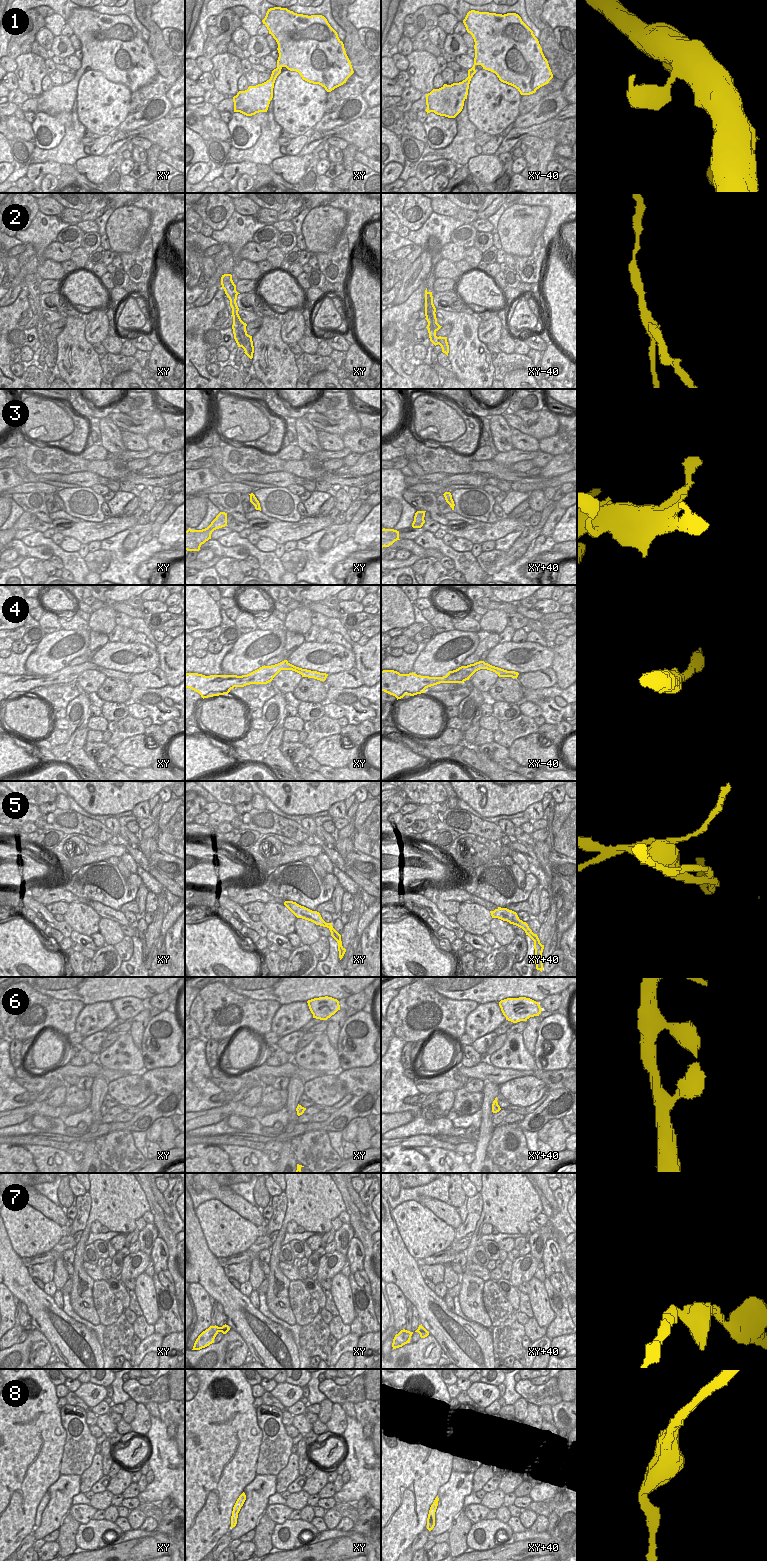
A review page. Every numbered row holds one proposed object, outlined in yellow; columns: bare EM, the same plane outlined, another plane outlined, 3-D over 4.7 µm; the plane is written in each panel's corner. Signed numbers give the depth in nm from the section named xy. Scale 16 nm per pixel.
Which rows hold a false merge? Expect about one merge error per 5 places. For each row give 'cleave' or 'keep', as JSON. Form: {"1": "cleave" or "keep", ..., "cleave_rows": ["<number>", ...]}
{"1": "keep", "2": "cleave", "3": "keep", "4": "keep", "5": "cleave", "6": "keep", "7": "keep", "8": "keep", "cleave_rows": ["2", "5"]}

